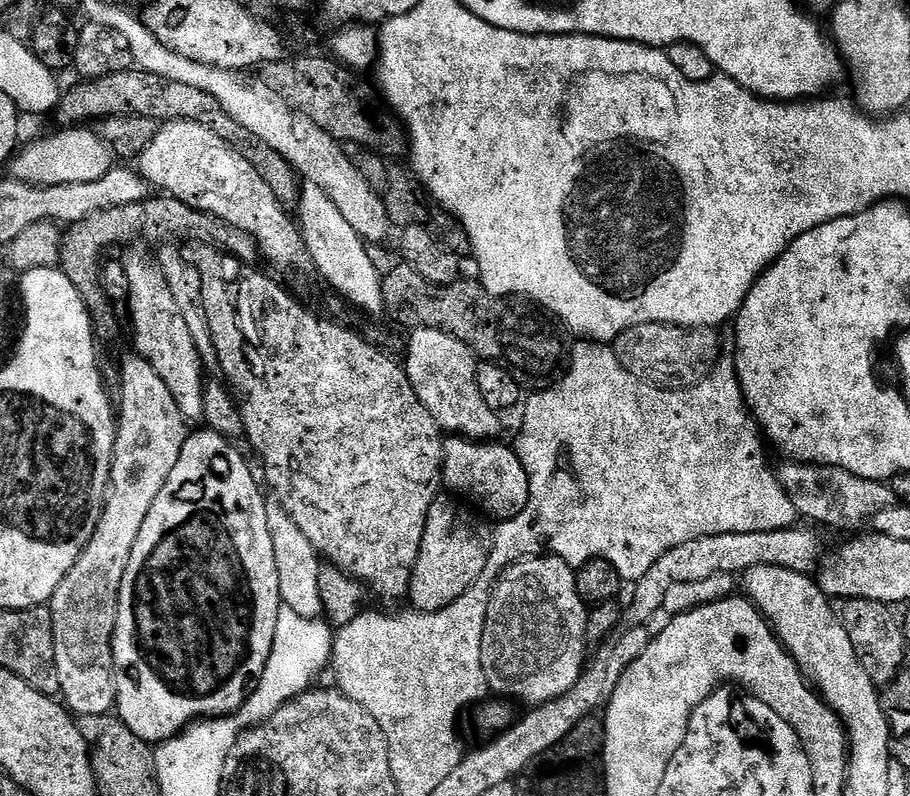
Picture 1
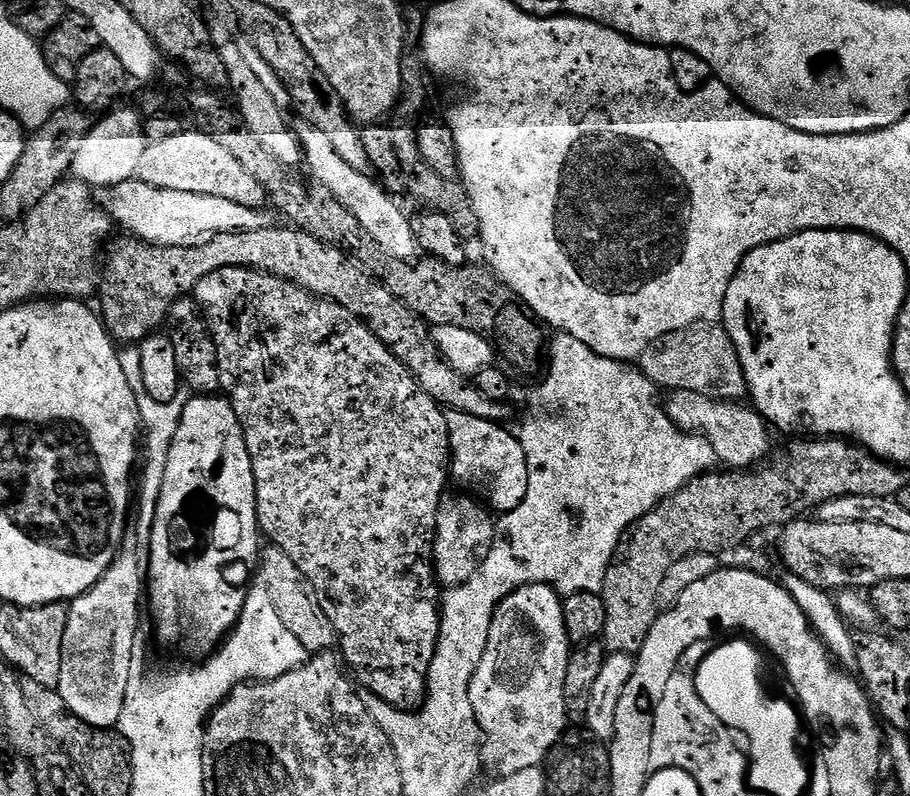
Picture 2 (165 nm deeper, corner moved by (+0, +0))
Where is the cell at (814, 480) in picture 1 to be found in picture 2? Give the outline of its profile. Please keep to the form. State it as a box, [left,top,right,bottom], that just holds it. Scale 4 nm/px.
[666,392,773,470]

